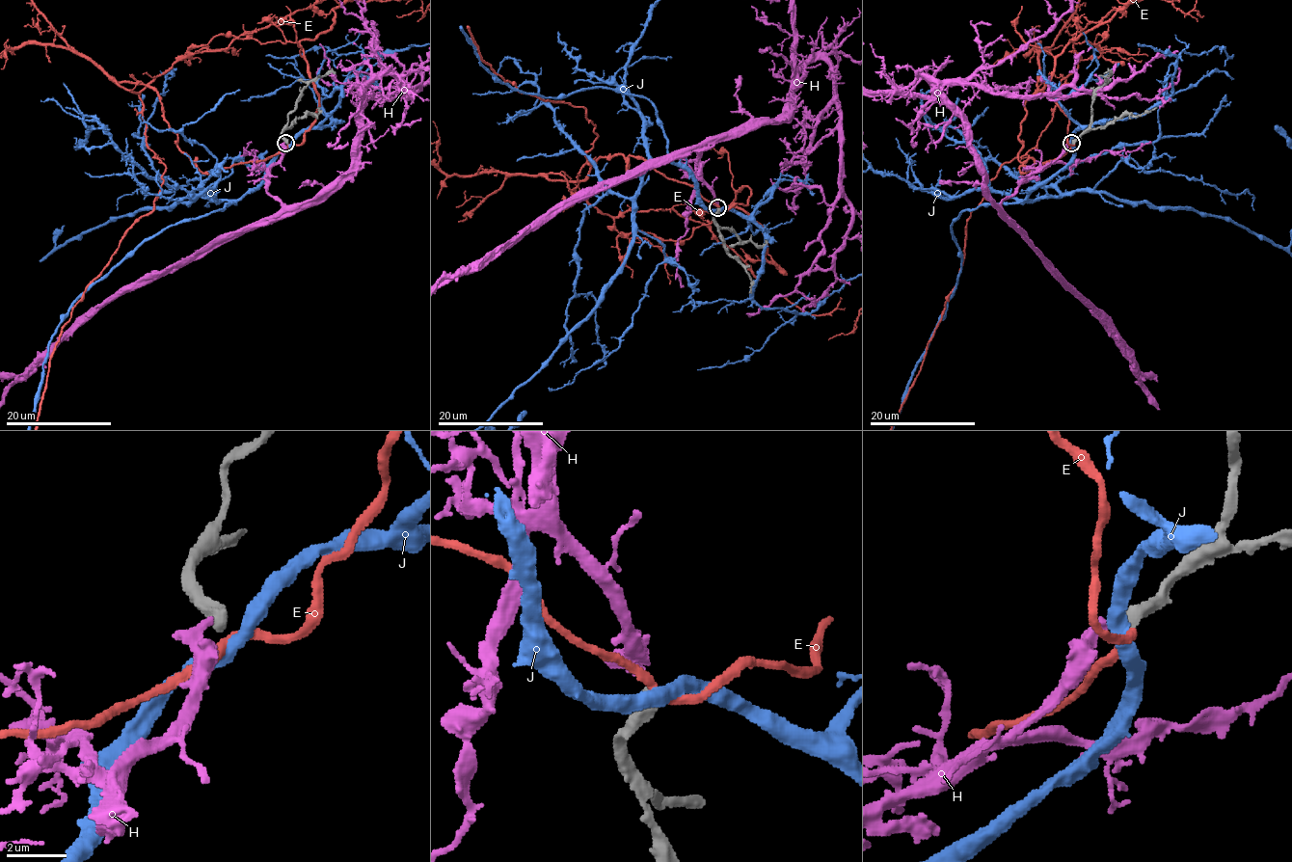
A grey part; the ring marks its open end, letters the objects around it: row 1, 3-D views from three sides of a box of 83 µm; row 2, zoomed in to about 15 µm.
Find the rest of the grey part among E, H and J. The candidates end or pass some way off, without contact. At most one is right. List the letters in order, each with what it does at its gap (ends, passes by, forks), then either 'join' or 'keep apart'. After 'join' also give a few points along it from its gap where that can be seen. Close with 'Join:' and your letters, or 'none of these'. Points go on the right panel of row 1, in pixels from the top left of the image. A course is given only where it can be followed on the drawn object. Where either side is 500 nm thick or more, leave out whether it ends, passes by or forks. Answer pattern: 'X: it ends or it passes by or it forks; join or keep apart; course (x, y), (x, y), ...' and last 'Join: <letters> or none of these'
E: keep apart
H: join
J: keep apart
Join: H

